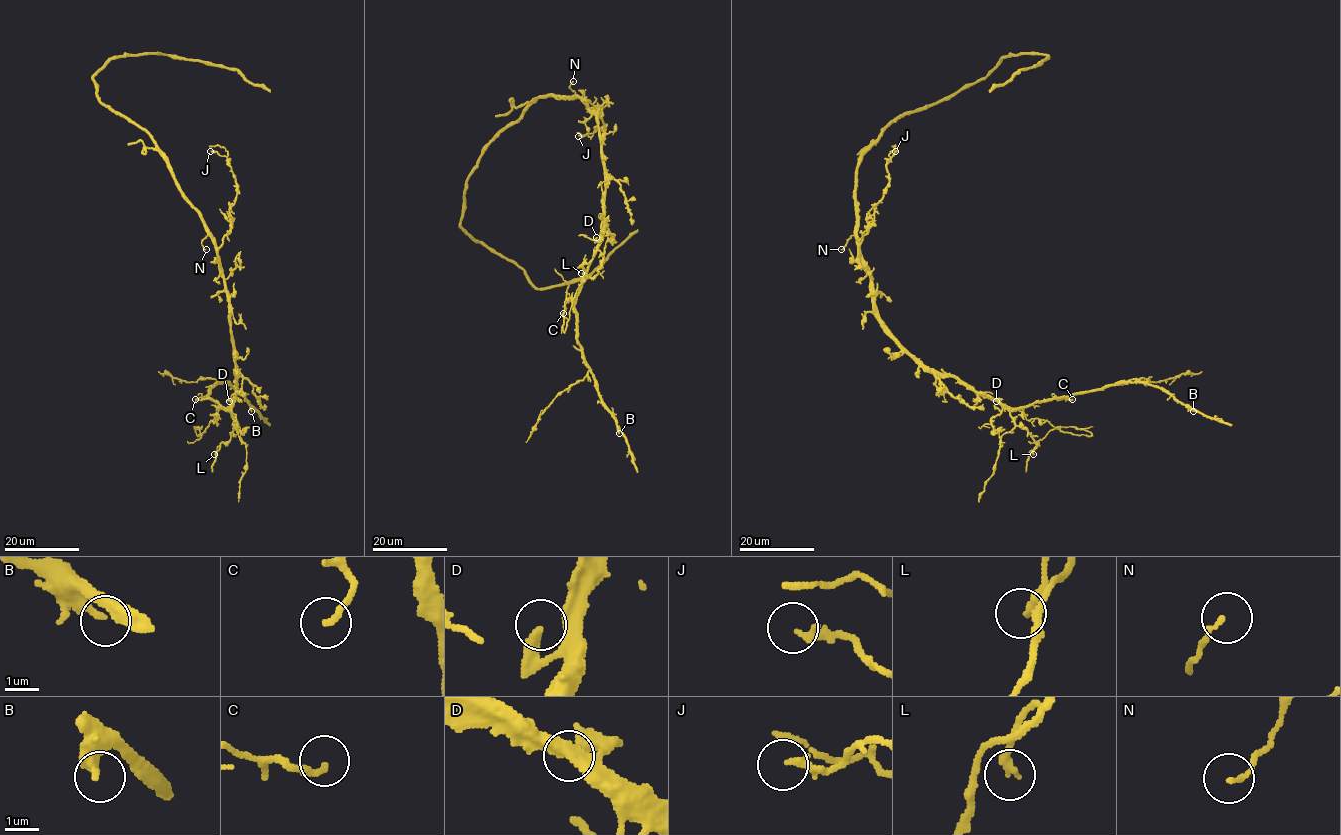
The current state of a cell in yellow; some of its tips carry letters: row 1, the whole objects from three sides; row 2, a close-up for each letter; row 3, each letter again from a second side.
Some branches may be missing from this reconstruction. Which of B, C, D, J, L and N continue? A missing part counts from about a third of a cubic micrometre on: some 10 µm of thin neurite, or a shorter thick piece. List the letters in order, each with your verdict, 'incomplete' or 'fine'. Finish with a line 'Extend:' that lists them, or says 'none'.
B: fine
C: fine
D: fine
J: fine
L: fine
N: fine
Extend: none

